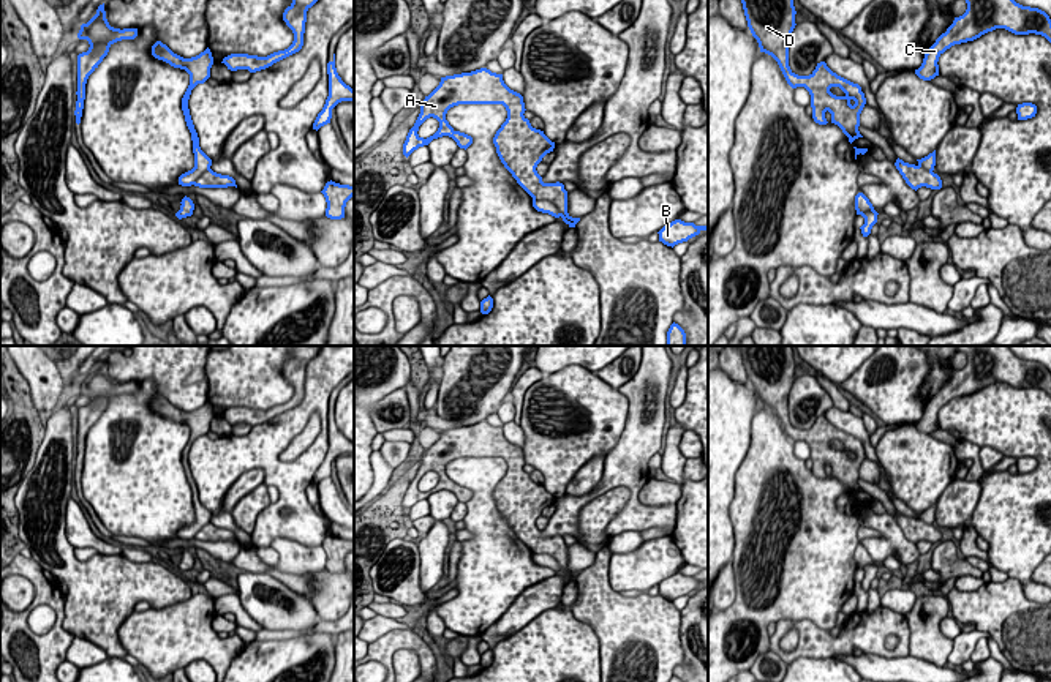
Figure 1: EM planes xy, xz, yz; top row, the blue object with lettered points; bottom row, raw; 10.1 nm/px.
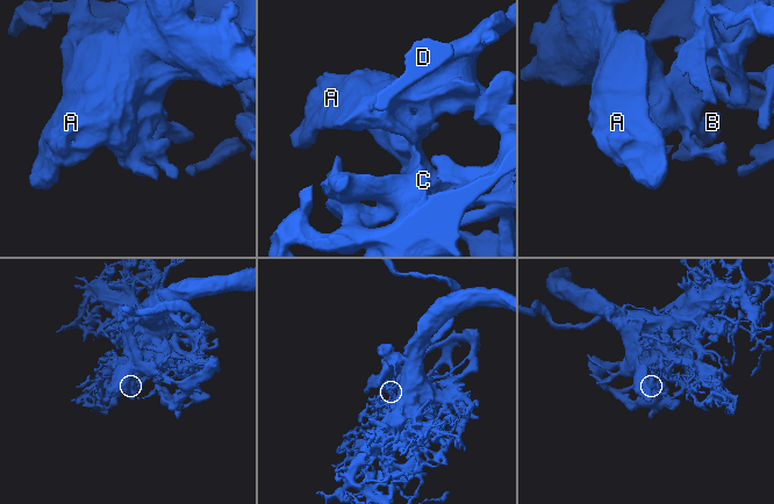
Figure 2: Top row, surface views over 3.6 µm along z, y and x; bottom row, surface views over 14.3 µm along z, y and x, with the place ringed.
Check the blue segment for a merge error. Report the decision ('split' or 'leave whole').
leave whole

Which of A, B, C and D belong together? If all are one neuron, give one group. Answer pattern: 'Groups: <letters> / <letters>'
Groups: A B C D

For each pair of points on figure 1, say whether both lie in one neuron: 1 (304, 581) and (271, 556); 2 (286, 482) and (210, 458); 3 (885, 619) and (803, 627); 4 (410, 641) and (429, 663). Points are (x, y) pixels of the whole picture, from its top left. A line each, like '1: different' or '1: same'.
1: same
2: same
3: same
4: same

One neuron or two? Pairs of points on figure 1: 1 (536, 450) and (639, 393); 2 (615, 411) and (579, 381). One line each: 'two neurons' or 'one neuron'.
1: two neurons
2: one neuron

